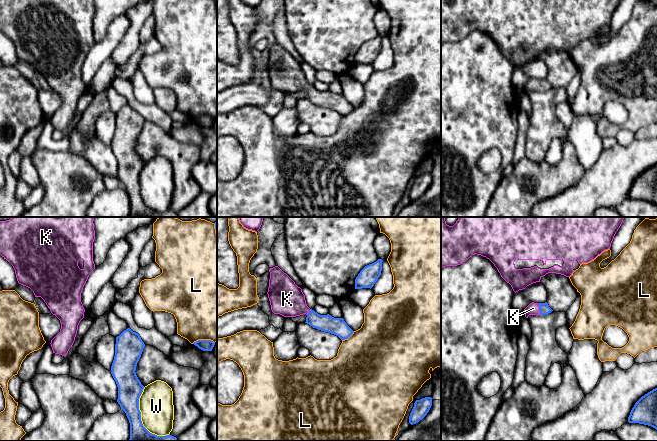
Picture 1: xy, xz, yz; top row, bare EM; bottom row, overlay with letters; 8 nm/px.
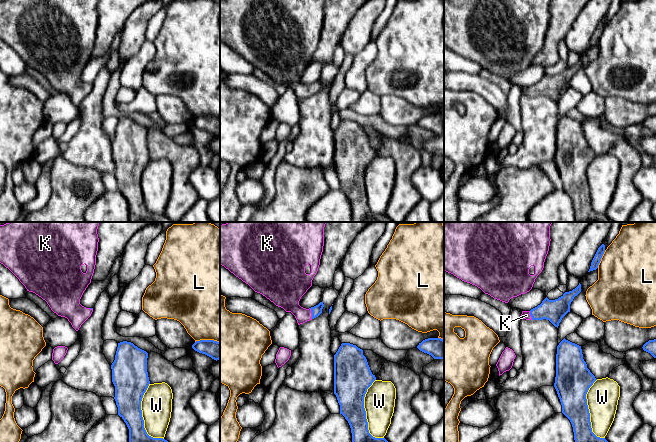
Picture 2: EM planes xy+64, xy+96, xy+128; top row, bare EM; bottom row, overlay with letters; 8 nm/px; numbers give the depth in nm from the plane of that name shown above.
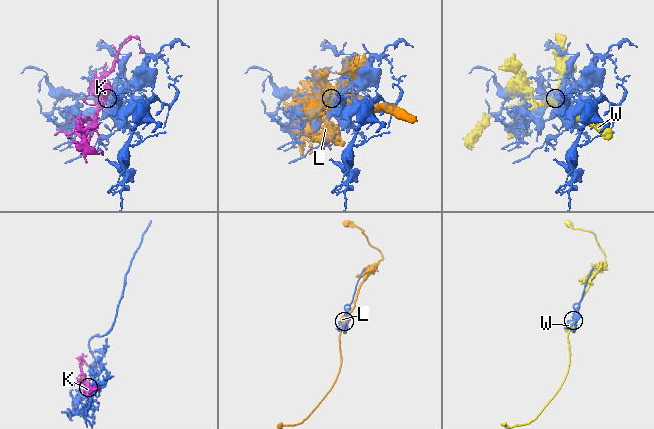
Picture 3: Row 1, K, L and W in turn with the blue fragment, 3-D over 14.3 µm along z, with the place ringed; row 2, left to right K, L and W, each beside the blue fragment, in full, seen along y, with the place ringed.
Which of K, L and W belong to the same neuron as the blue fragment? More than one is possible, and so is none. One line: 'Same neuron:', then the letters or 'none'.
Same neuron: K

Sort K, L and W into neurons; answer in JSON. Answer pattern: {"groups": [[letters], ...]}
{"groups": [["K"], ["L"], ["W"]]}

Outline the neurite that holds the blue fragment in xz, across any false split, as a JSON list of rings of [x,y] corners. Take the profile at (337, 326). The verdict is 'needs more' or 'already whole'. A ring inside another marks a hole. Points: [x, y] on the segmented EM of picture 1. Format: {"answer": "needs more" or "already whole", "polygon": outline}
{"answer": "needs more", "polygon": [[[278,266],[269,269],[270,279],[268,298],[274,314],[284,317],[296,317],[306,314],[306,322],[313,328],[338,336],[341,340],[348,339],[353,330],[343,318],[331,315],[320,315],[310,309],[305,300],[302,289],[284,273]]]}

